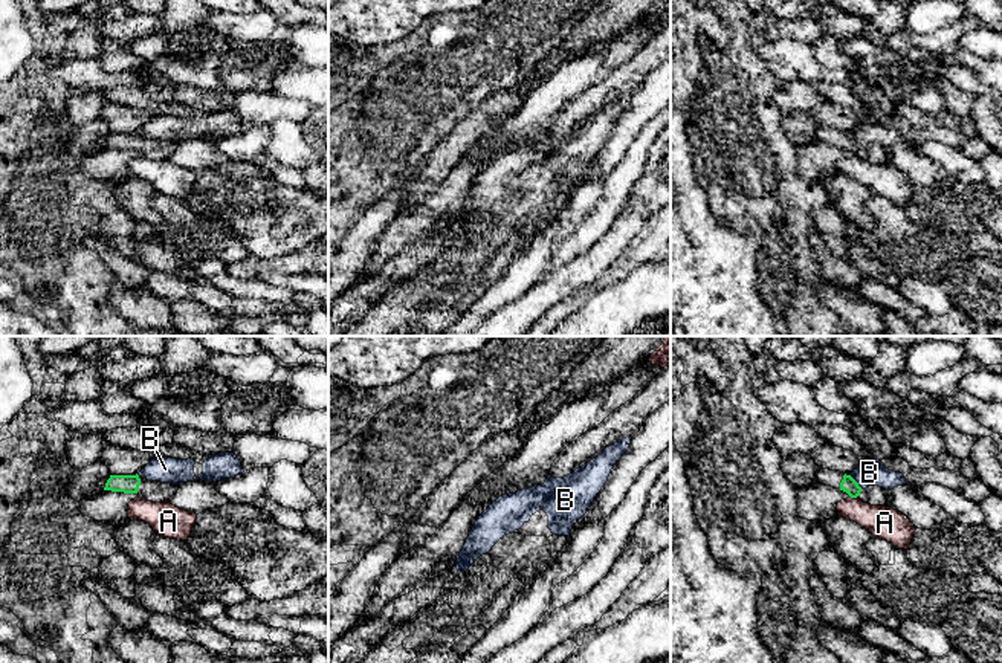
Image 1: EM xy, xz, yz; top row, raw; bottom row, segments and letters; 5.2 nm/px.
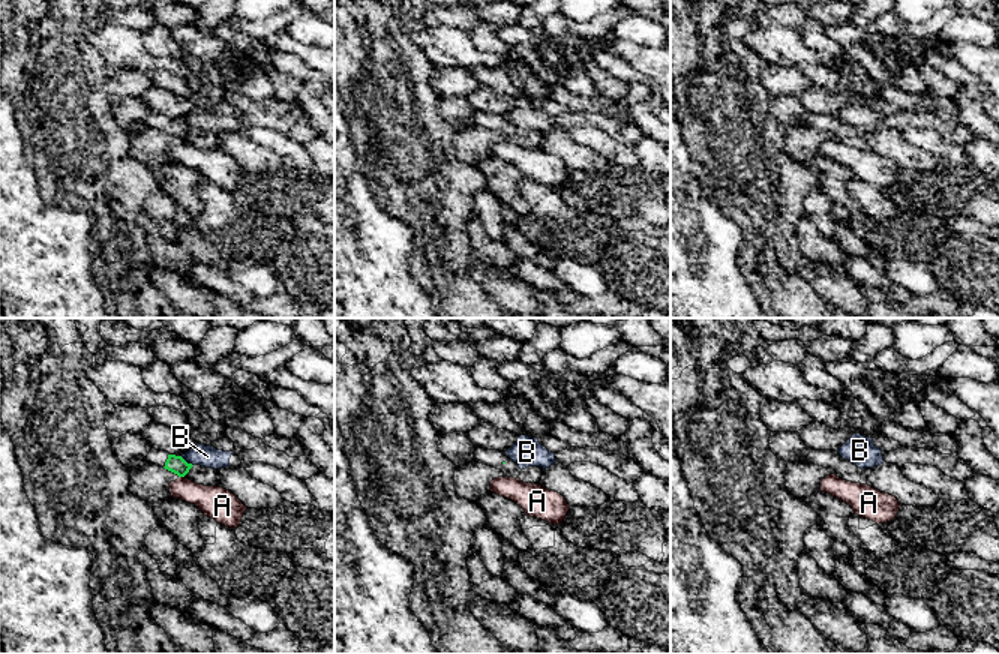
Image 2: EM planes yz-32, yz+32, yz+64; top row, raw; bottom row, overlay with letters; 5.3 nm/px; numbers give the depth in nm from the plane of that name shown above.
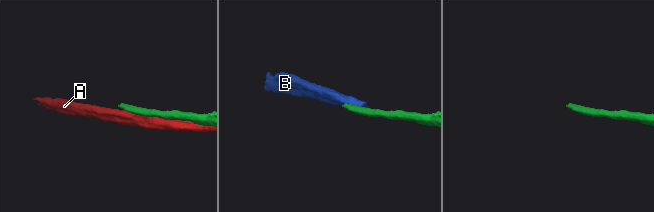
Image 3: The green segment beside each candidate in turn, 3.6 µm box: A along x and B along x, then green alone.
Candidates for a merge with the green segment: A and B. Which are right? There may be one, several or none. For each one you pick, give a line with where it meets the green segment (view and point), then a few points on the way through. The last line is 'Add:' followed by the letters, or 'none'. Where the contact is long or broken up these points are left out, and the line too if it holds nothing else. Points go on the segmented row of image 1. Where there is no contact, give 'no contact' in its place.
Add: none

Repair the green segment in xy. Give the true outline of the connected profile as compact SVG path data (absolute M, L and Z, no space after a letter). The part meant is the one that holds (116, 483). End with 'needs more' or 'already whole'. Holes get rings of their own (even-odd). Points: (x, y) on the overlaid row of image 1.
M110 475L104 490L136 493L139 498L165 503L174 495L176 484L150 481L144 477L136 475Z; needs more

